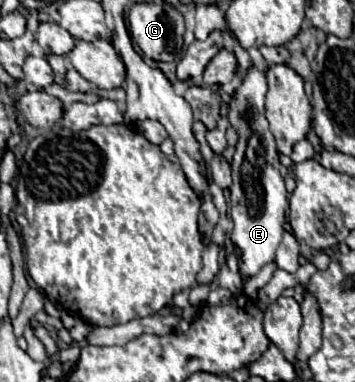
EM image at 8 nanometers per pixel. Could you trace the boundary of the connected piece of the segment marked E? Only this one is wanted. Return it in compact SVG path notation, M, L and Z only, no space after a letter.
M251 66L241 86L233 92L229 100L229 124L239 134L237 152L233 156L233 186L231 186L231 218L235 228L231 232L231 240L243 250L241 256L241 274L245 278L255 276L265 264L275 260L275 250L283 236L285 224L285 208L287 208L287 190L283 176L279 172L279 152L275 146L275 138L269 130L265 118L265 94L267 94L267 78L265 72L257 66Z

